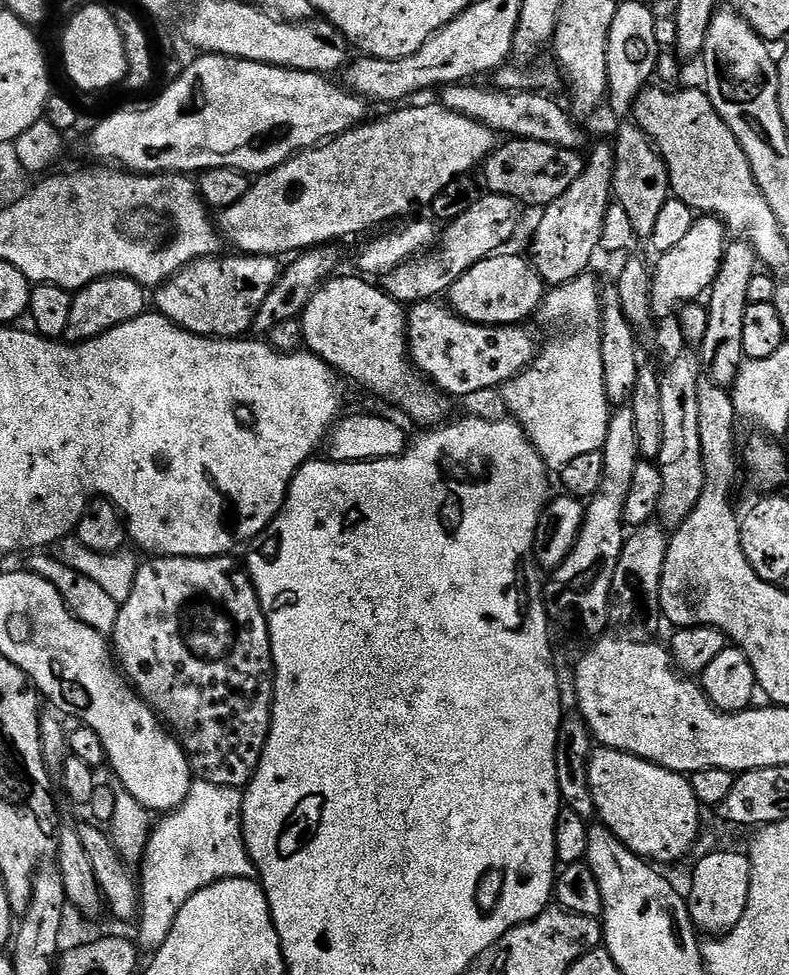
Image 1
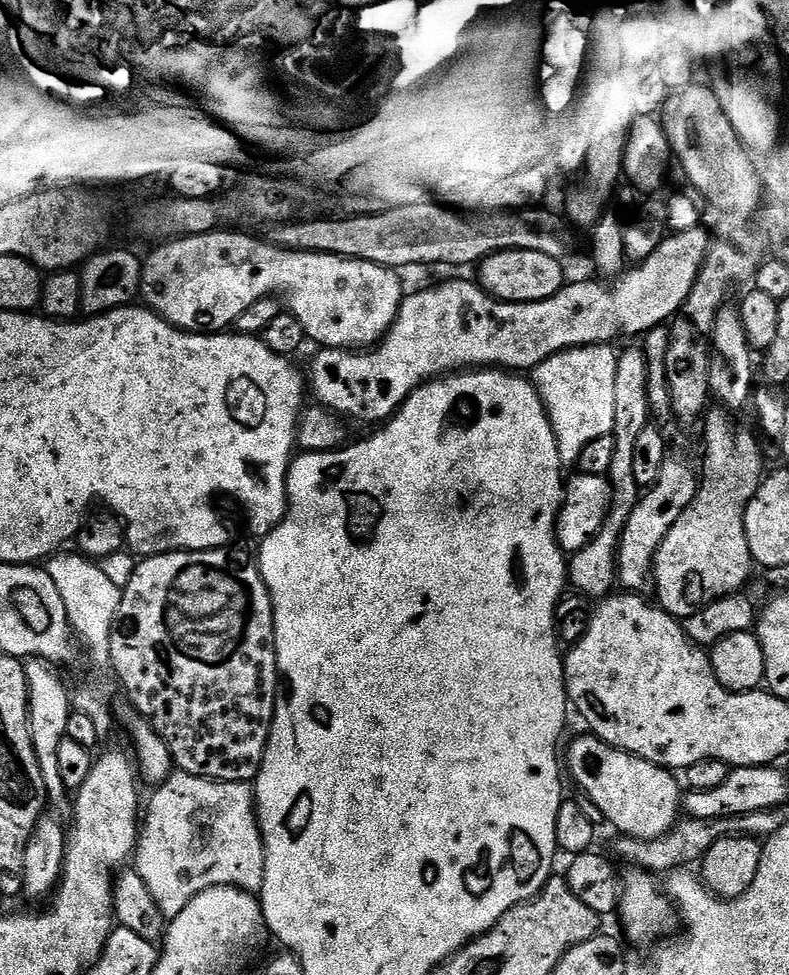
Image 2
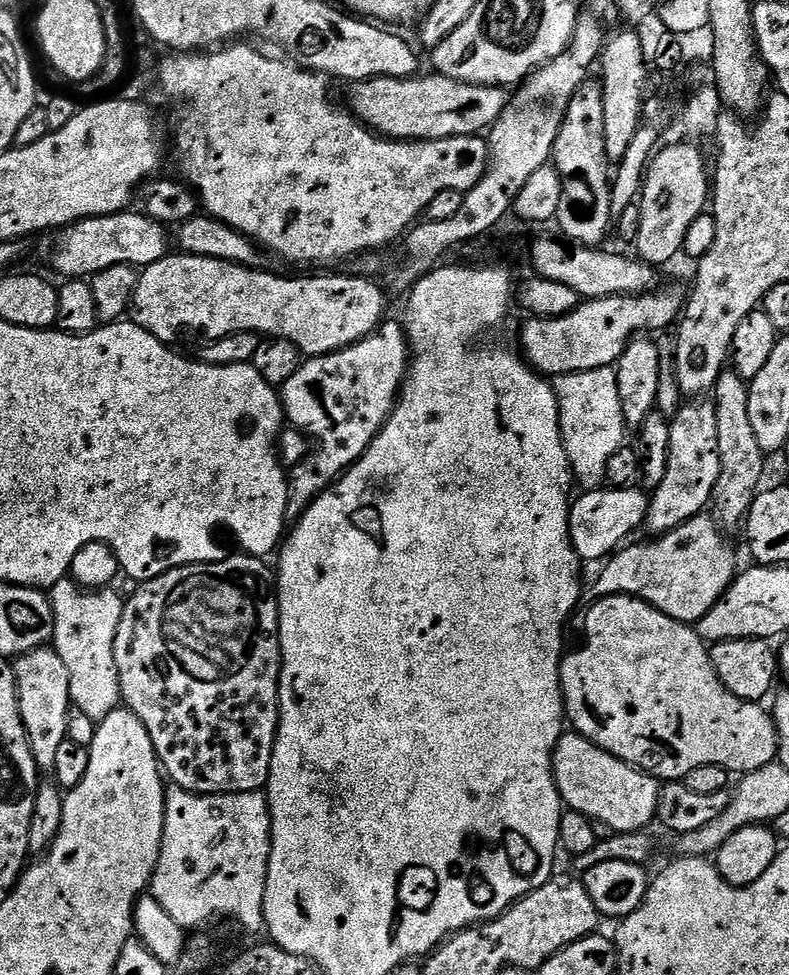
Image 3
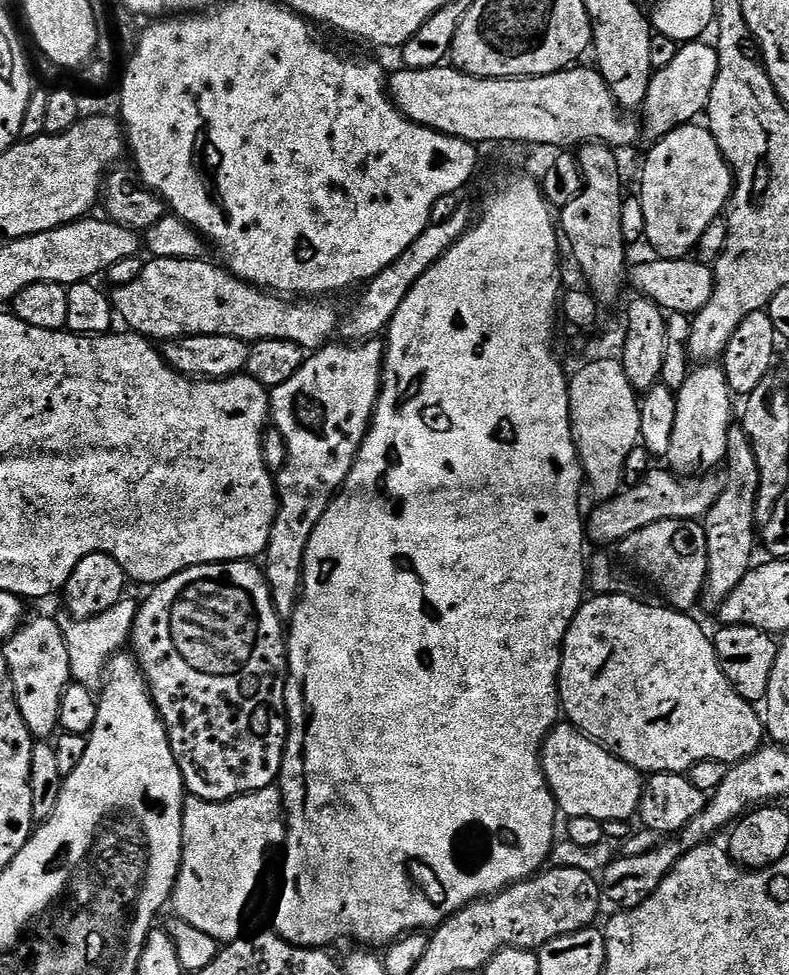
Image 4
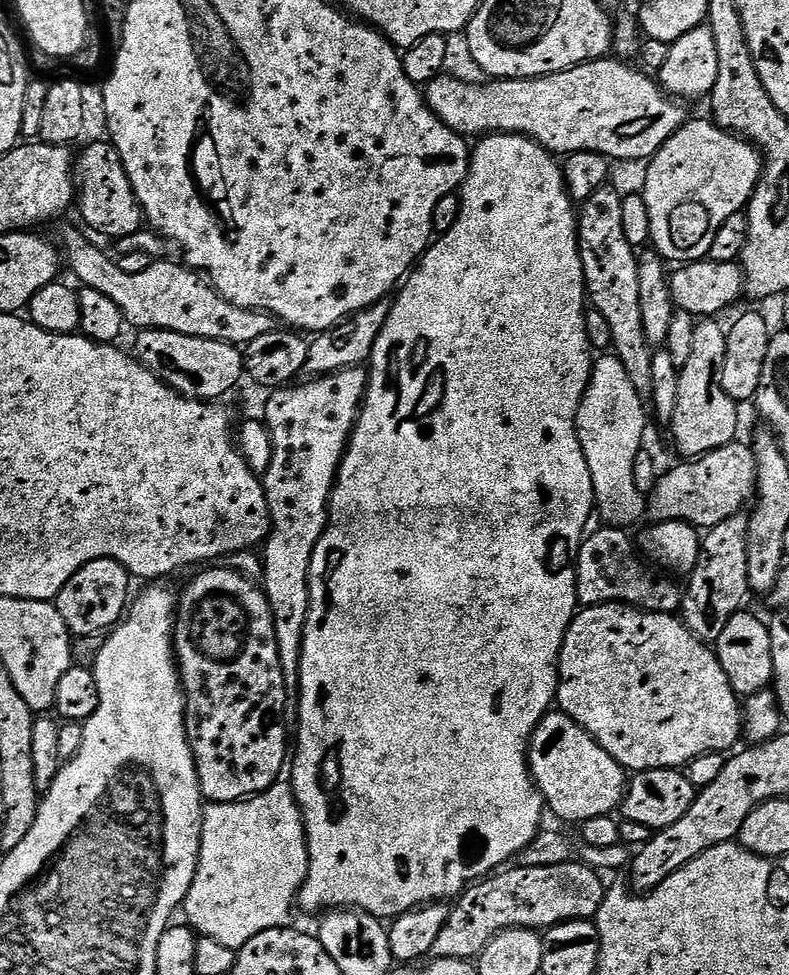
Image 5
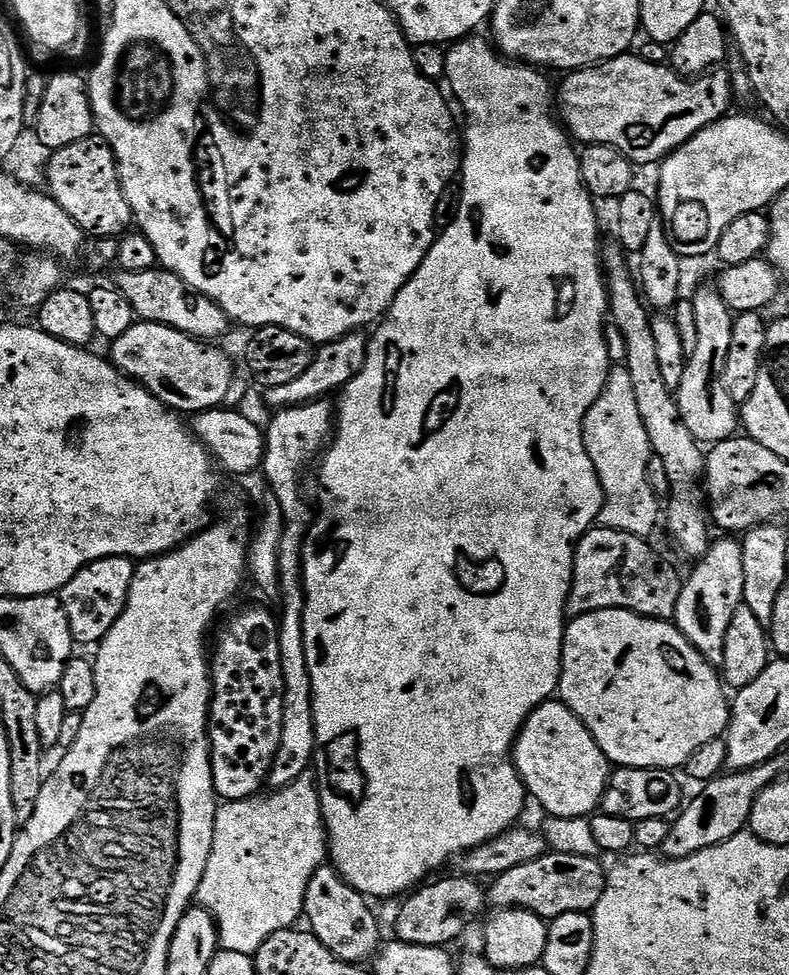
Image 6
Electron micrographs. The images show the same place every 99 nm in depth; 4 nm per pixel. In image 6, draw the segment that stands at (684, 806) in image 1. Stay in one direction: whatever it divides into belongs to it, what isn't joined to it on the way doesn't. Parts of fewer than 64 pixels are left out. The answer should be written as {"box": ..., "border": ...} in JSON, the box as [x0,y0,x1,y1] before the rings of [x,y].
{"box":[514,698,610,818],"border":[[[553,698],[547,704],[538,706],[530,714],[524,729],[516,737],[514,763],[522,778],[527,795],[532,796],[545,808],[548,816],[558,818],[591,817],[599,809],[610,775],[610,761],[594,742],[590,730],[559,699]]]}

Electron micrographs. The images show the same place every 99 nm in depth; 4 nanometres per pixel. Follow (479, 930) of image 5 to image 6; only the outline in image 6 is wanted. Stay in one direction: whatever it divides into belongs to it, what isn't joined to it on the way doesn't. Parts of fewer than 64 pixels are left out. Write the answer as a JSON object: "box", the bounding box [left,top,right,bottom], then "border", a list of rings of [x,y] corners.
{"box":[486,851,606,922],"border":[[[549,851],[547,855],[525,865],[515,866],[487,885],[486,900],[493,909],[525,908],[551,922],[562,914],[591,913],[606,890],[606,868],[594,857],[578,857]]]}

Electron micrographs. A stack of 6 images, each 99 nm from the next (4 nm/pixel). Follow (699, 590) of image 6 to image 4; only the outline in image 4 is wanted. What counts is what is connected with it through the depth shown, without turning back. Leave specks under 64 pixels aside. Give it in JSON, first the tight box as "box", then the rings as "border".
{"box":[698,426,759,614],"border":[[[734,426],[728,432],[728,458],[723,472],[718,502],[714,502],[702,521],[708,551],[708,577],[704,580],[698,604],[712,614],[719,613],[726,598],[734,594],[734,586],[746,578],[748,569],[753,567],[752,555],[756,548],[758,552],[758,523],[755,516],[759,490],[758,461],[750,438],[740,426]]]}

